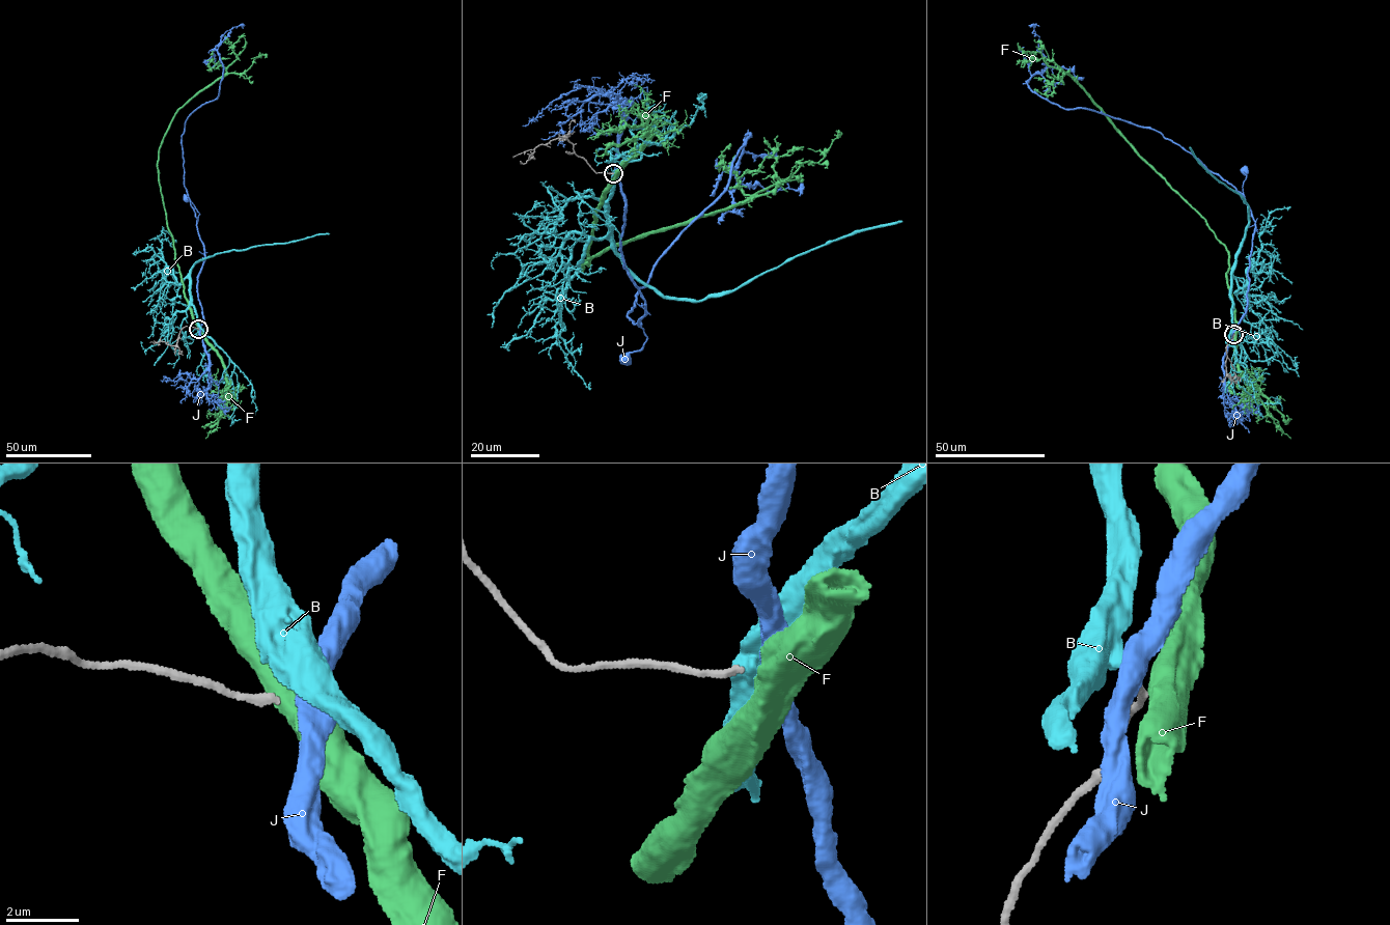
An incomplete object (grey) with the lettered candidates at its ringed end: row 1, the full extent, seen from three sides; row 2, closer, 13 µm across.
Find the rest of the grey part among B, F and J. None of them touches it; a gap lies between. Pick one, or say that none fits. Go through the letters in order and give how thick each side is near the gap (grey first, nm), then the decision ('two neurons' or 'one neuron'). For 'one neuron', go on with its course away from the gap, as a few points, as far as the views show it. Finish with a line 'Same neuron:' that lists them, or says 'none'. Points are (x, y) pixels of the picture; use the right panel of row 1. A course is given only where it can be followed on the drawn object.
B: 200 nm thick on the grey side, 700 nm on the other; two neurons
F: 200 nm thick on the grey side, 750 nm on the other; two neurons
J: 200 nm thick on the grey side, 550 nm on the other; two neurons
Same neuron: none

